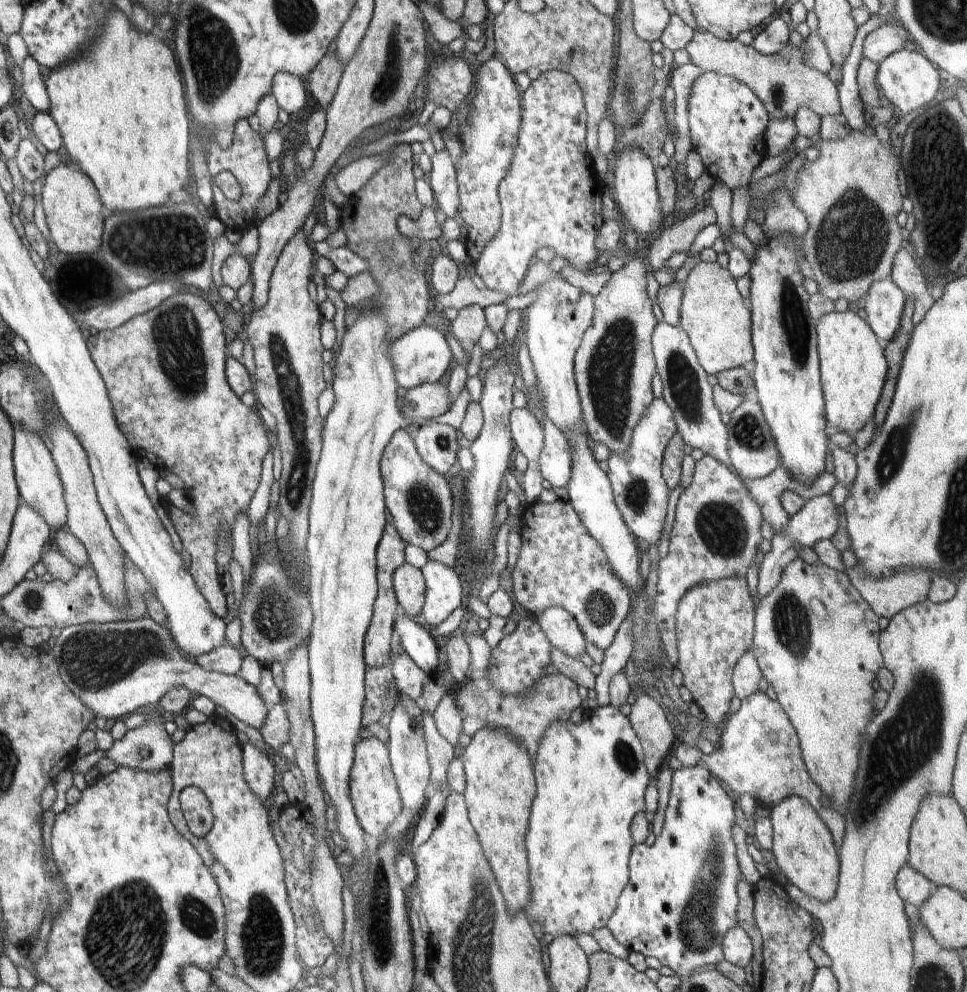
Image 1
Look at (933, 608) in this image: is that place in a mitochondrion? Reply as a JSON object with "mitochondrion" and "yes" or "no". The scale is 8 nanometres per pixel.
{"mitochondrion":"no"}

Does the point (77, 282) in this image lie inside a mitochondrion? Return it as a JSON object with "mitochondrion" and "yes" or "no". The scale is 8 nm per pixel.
{"mitochondrion":"no"}

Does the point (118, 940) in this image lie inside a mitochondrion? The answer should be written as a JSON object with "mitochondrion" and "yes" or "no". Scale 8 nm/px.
{"mitochondrion":"yes"}

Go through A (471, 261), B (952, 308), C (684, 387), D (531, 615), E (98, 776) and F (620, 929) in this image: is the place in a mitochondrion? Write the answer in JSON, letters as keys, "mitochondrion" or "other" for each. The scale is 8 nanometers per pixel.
{"A":"other","B":"other","C":"mitochondrion","D":"other","E":"other","F":"other"}

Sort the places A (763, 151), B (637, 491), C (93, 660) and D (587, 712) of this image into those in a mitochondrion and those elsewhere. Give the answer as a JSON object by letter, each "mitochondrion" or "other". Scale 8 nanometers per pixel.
{"A":"other","B":"mitochondrion","C":"mitochondrion","D":"other"}

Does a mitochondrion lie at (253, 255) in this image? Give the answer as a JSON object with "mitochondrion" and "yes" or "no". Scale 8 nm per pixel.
{"mitochondrion":"no"}

